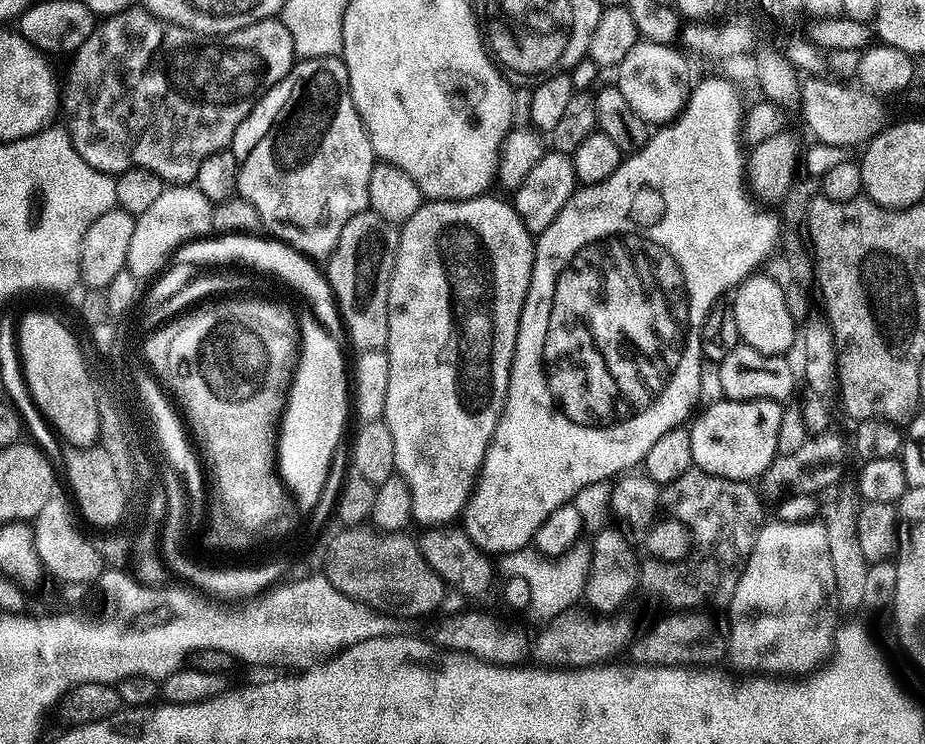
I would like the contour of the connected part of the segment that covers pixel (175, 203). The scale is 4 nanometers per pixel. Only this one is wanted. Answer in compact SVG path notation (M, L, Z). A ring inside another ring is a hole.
M168 186L146 214L136 217L130 250L126 250L127 269L140 282L148 282L168 267L176 251L207 237L212 232L212 206L206 194L194 186Z

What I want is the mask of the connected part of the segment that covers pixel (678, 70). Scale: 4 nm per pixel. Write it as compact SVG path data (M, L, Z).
M641 39L614 69L614 87L622 90L626 102L630 102L631 108L649 125L663 126L675 120L688 101L688 64L683 54L676 50L670 44L651 44Z

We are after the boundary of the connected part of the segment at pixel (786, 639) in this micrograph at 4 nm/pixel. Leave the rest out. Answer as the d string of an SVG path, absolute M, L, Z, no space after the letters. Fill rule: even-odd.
M779 518L773 520L773 524L765 522L760 527L748 565L726 605L728 656L752 674L808 674L829 659L828 651L836 636L838 601L827 530L820 522L791 524Z

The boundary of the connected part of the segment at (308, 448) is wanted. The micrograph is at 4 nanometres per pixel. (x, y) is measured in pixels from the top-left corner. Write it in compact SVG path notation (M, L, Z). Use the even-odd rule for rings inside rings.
M304 310L304 313L300 316L300 320L298 316L298 363L296 365L295 376L300 379L300 384L298 384L298 388L292 388L292 391L288 394L288 398L294 398L294 400L288 400L288 403L284 405L284 414L278 429L278 467L280 469L280 479L284 481L285 489L290 493L291 499L294 502L318 502L318 498L326 486L326 478L332 465L332 455L341 447L340 439L344 436L344 419L347 418L348 412L350 416L350 380L349 377L348 380L344 377L344 356L340 353L340 347L342 347L341 341L330 338L330 334L316 321L316 315L312 311Z

